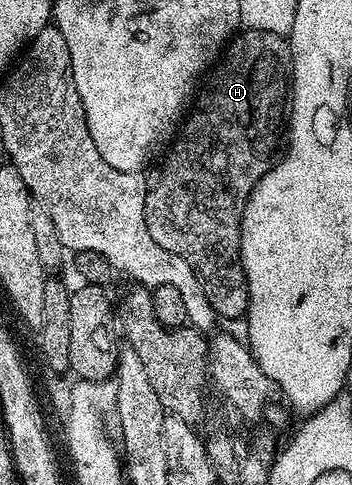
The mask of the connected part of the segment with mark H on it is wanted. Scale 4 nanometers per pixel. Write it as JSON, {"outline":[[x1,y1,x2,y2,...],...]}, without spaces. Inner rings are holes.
{"outline":[[245,28,226,45,219,61,212,67,208,78,204,85,200,87,187,117,182,121,179,133,172,139,168,149,164,151,164,154,166,153,165,159,157,167,154,165,148,171,145,184,145,219,147,220,147,232,151,232,151,240,155,240,155,244,159,244,159,248,163,248,167,252,187,260,187,264,191,264,191,272,195,272,195,276,199,280,199,288,203,288,203,296,207,296,211,308,217,313,218,319,222,320,231,317,240,318,249,308,249,289,245,279,245,269,241,263,241,221,243,220,245,205,255,188,255,184,259,184,259,180,263,180,263,176,272,168,273,163,278,161,279,151,282,149,289,132,291,87,293,85,293,53,288,41,282,35,275,32]]}

